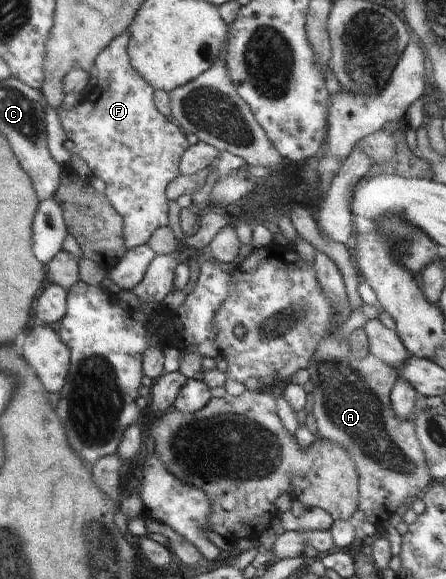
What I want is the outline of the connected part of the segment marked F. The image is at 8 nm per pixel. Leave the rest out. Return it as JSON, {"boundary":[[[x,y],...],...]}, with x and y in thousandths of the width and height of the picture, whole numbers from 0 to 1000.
{"boundary":[[[291,48],[285,55],[267,60],[262,66],[244,76],[244,79],[226,90],[226,93],[217,100],[217,107],[211,109],[209,124],[211,136],[206,136],[200,152],[186,159],[184,171],[179,176],[164,183],[161,187],[137,185],[139,180],[128,187],[128,195],[132,207],[139,214],[139,221],[146,226],[146,231],[152,242],[164,250],[157,259],[161,263],[170,263],[195,280],[195,287],[204,290],[209,304],[222,304],[231,314],[235,314],[235,333],[233,337],[244,344],[244,349],[251,352],[251,358],[278,377],[278,423],[285,432],[316,425],[330,423],[332,415],[339,411],[339,406],[352,394],[374,389],[374,370],[379,370],[379,359],[374,359],[374,352],[379,352],[379,345],[370,342],[370,325],[379,321],[383,314],[388,314],[388,307],[397,304],[397,297],[401,297],[401,273],[406,273],[406,266],[415,266],[419,259],[419,242],[415,242],[415,235],[410,235],[410,228],[406,228],[404,218],[392,218],[388,211],[379,211],[370,199],[363,193],[357,193],[352,181],[345,178],[345,152],[303,121],[300,112],[291,104],[289,92],[289,69],[294,69],[294,55]]]}

